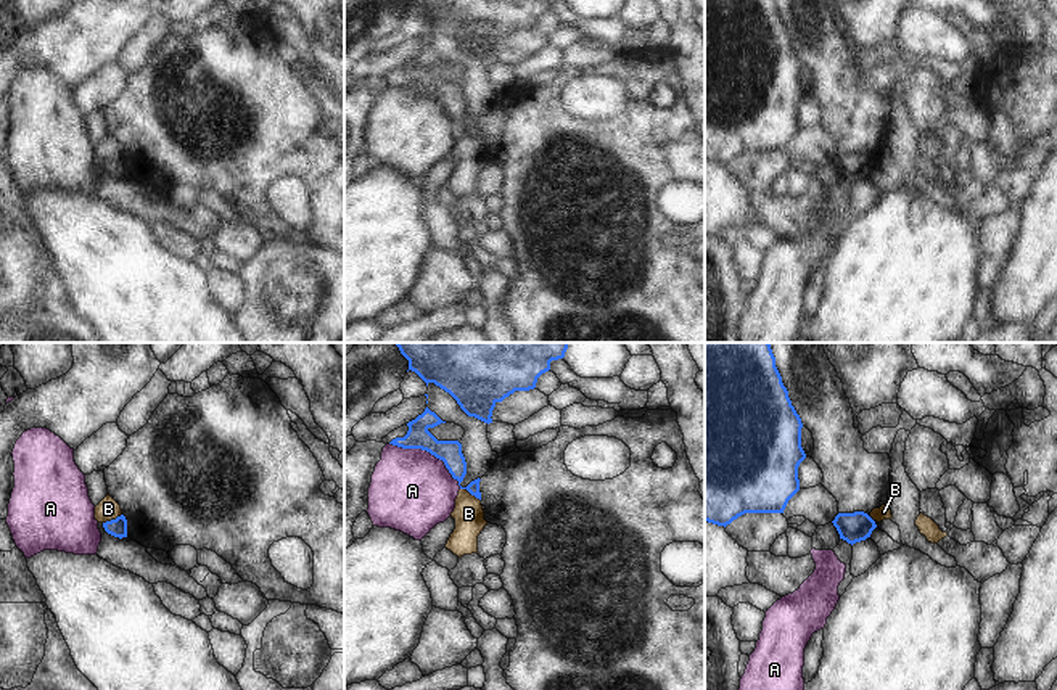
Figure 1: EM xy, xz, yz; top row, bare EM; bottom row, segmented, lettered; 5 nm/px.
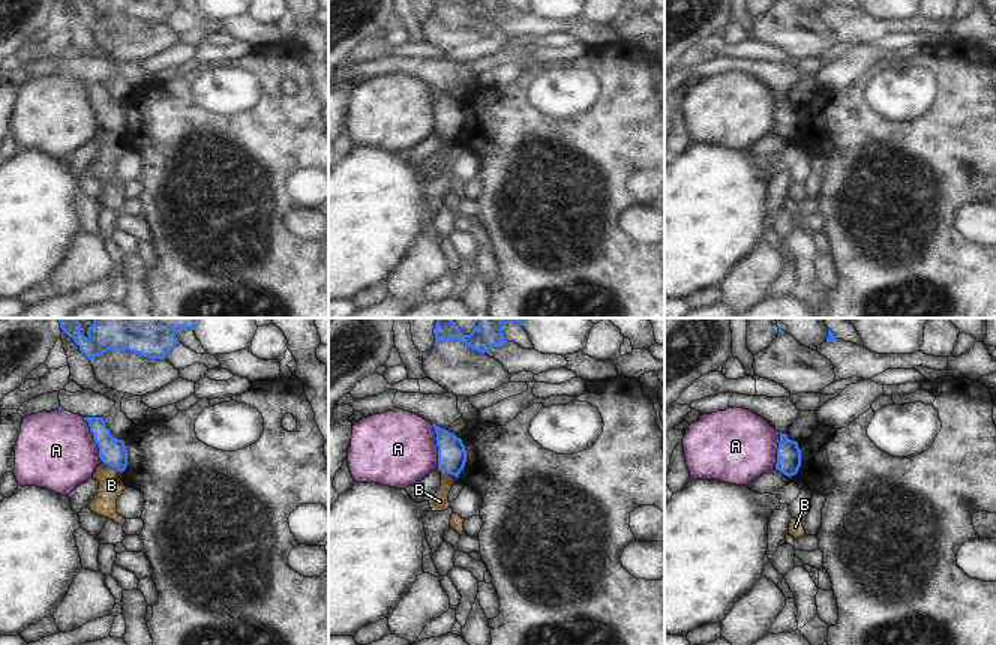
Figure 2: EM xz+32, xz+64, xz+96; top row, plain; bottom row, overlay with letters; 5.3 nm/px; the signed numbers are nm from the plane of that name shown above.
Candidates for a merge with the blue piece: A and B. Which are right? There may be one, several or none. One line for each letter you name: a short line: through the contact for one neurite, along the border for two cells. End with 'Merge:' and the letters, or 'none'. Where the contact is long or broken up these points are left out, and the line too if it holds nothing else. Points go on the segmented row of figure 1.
Merge: none

